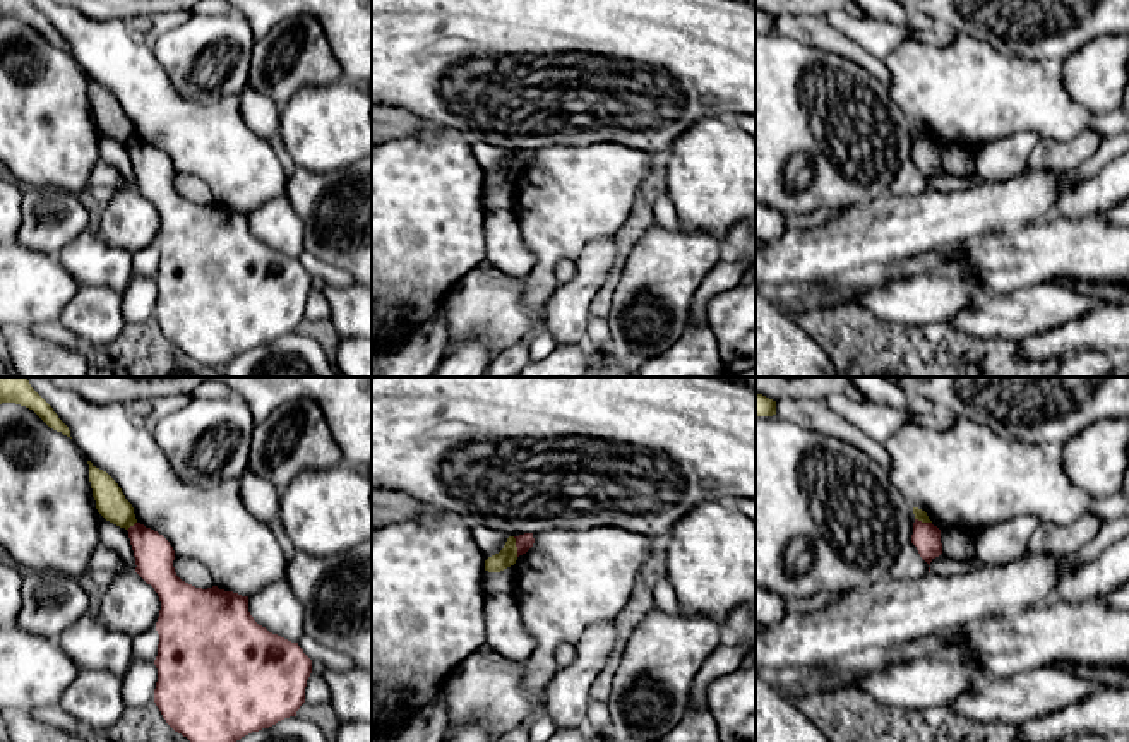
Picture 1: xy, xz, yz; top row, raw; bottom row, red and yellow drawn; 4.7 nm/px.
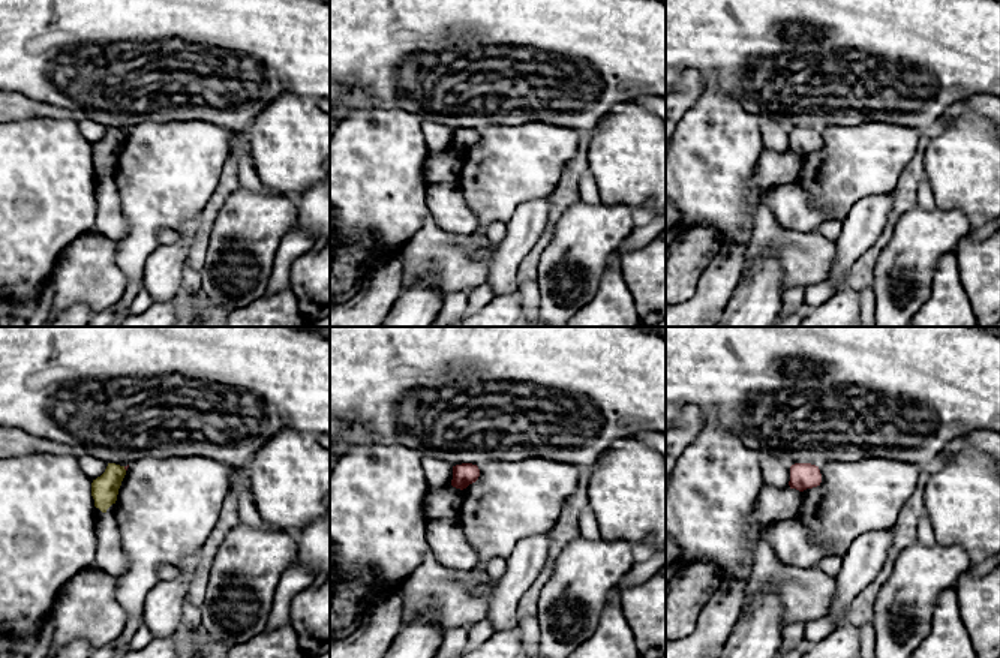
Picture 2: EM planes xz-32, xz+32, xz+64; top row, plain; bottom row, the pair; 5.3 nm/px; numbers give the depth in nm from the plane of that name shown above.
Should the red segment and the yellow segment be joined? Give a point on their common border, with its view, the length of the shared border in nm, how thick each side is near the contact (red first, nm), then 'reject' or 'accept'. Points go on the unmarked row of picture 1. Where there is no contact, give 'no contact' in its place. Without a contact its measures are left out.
xz (518, 163) | 100 nm | 80/90 nm | reject

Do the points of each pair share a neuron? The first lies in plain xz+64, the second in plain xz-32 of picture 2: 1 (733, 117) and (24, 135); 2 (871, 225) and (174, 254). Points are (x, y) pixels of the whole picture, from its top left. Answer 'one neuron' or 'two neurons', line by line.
1: one neuron
2: one neuron

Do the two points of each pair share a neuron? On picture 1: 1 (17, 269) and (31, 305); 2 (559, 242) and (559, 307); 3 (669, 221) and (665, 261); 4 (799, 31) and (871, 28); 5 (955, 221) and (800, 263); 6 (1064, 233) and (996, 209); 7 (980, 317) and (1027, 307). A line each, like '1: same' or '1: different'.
1: same
2: different
3: different
4: different
5: same
6: different
7: same

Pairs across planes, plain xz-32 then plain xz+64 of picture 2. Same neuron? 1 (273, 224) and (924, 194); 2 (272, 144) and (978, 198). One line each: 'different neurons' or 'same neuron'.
1: different neurons
2: same neuron

